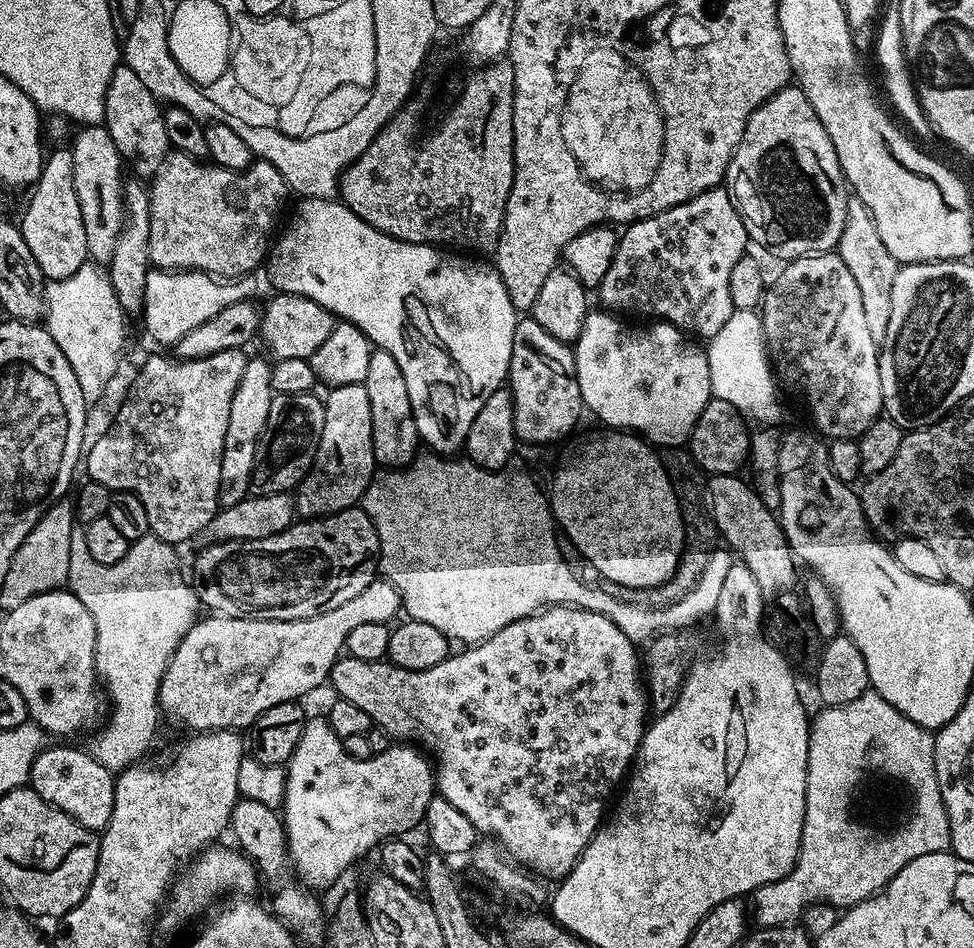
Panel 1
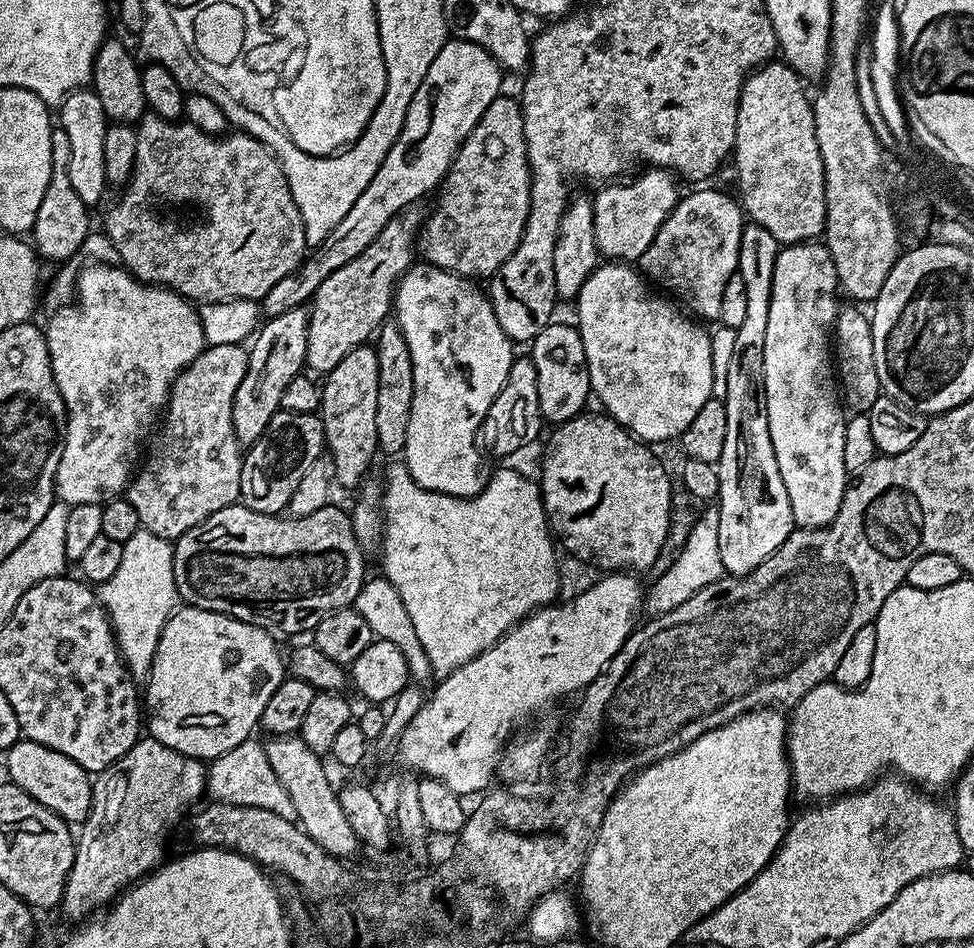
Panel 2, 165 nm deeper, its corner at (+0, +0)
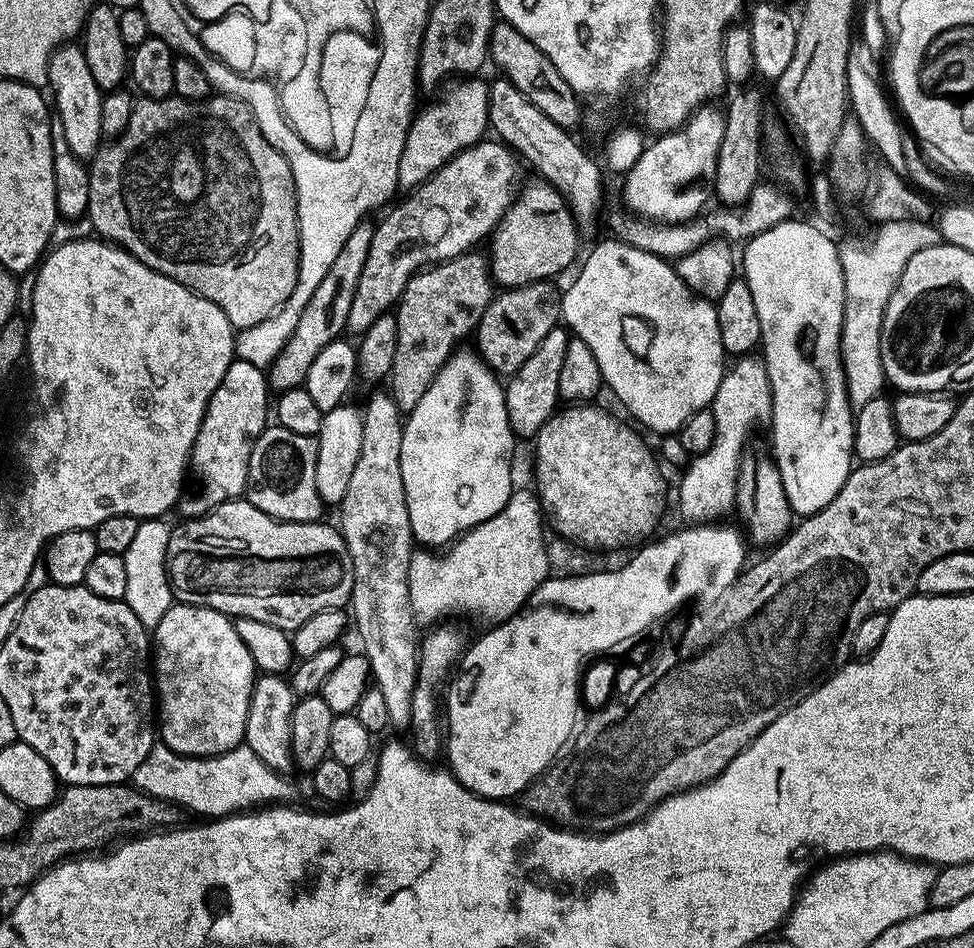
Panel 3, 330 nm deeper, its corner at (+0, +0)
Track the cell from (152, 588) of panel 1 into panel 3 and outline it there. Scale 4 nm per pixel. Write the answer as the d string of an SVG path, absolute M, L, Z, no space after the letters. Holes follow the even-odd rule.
M164 518L140 520L138 531L130 541L130 550L123 554L126 562L126 594L124 603L134 610L138 622L149 630L154 630L162 622L162 614L170 610L174 603L172 584L168 581L168 543L172 537L173 525Z

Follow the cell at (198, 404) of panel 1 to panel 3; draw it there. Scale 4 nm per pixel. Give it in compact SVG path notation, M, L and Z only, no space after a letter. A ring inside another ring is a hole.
M239 358L233 359L226 370L226 378L222 378L206 406L202 426L194 438L190 461L193 484L192 489L190 484L178 501L181 517L204 516L218 505L245 495L250 454L269 420L270 389L265 369Z

